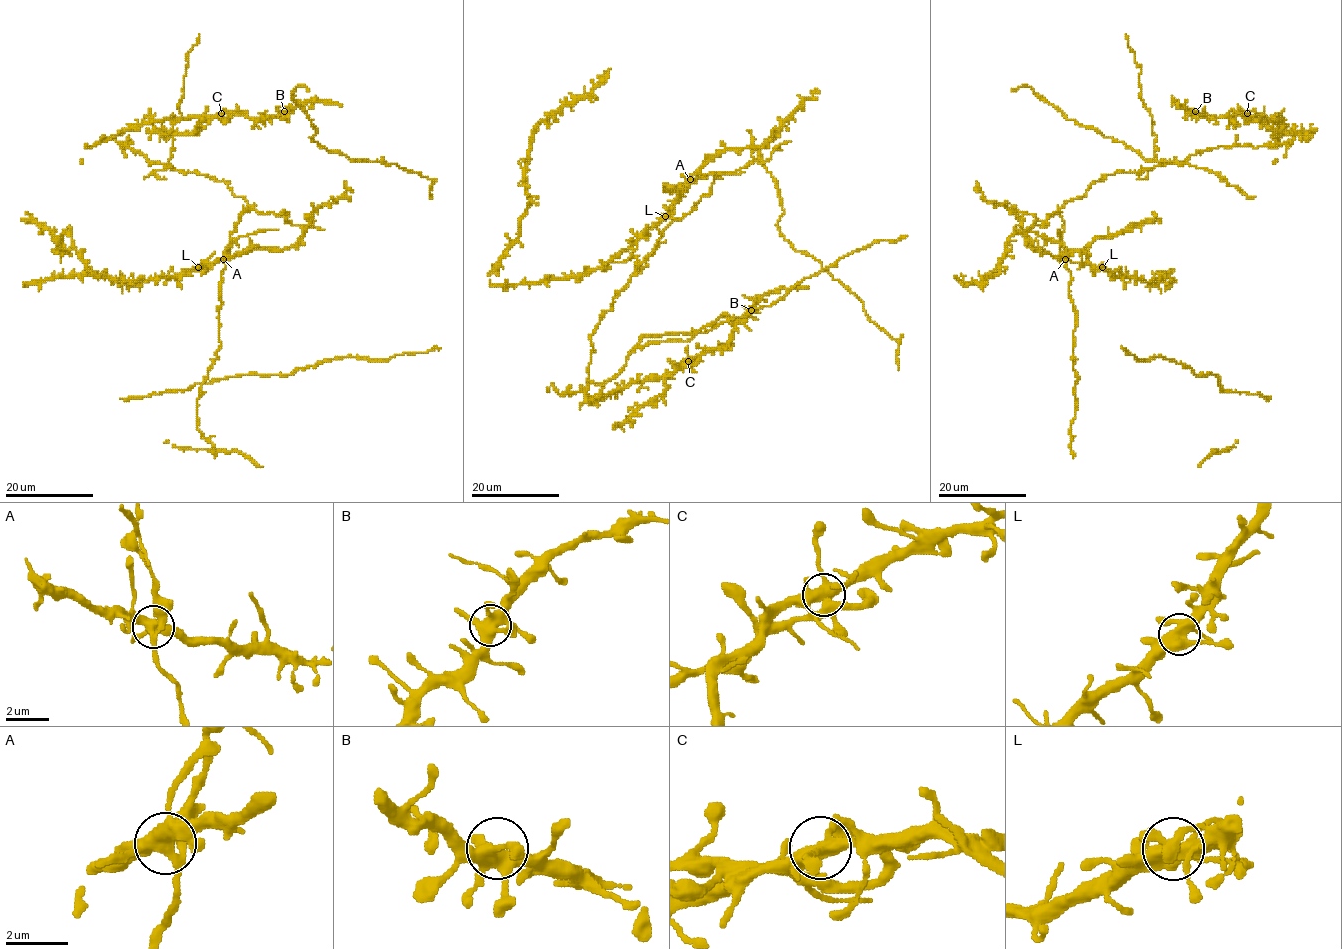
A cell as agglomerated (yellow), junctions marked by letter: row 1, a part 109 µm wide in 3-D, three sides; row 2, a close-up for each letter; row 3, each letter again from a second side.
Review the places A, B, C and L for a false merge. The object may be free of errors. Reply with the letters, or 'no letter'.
A

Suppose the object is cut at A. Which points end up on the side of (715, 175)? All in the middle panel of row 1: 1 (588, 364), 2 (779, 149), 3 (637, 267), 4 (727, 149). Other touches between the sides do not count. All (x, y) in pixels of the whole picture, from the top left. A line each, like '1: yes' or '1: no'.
1: yes
2: yes
3: yes
4: no

